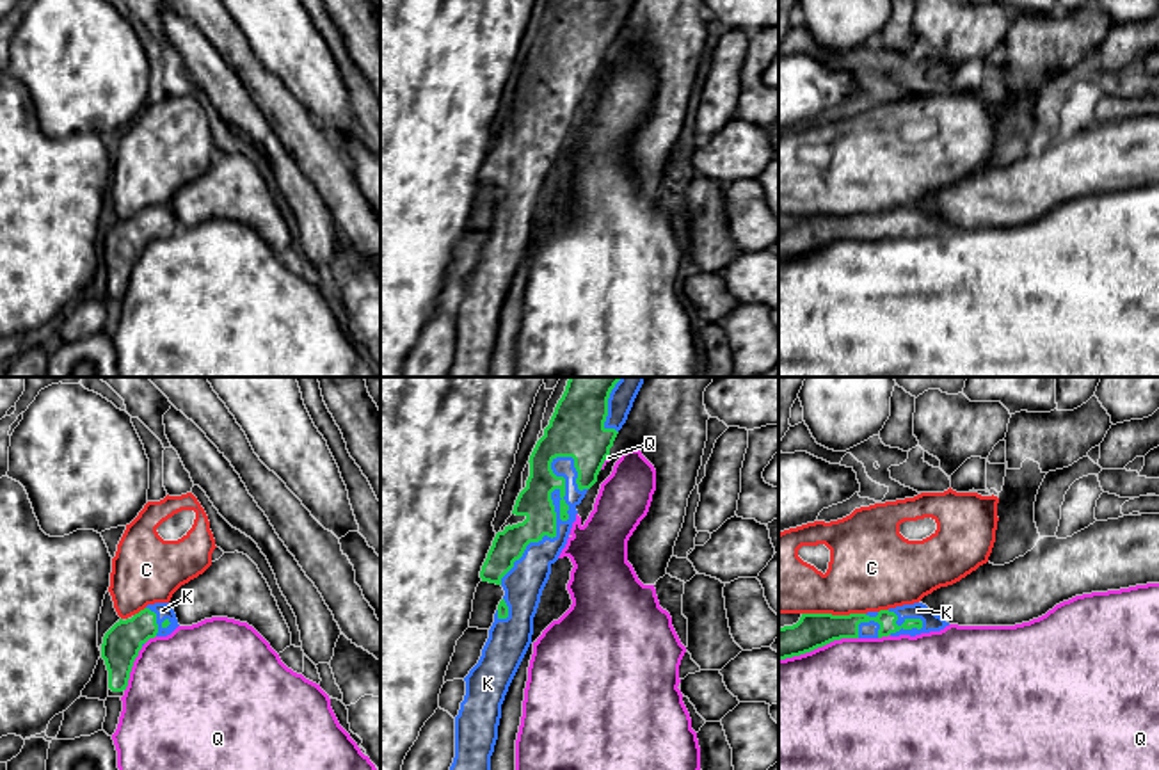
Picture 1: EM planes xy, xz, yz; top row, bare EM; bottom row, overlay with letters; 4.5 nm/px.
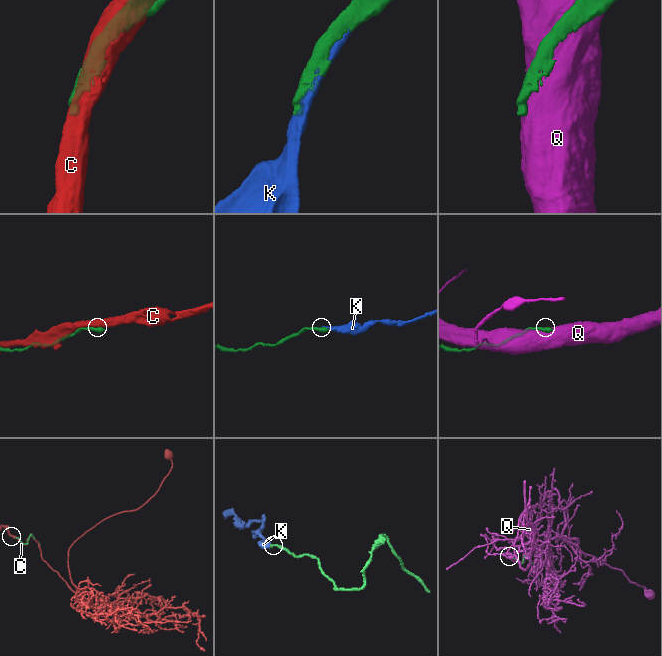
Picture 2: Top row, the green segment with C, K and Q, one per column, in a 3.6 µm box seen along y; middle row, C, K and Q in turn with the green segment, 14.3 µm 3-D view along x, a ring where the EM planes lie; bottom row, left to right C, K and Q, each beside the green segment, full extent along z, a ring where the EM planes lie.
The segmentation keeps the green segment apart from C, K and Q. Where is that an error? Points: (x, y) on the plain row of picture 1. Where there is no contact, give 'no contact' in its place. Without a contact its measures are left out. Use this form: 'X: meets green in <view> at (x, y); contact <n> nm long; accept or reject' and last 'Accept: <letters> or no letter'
C: meets green in yz at (834, 217); contact 280 nm long; reject
K: meets green in xz at (555, 121); contact 650 nm long; accept
Q: meets green in yz at (818, 248); contact 380 nm long; reject
Accept: K

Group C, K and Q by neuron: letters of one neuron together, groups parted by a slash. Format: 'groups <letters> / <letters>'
groups C / K / Q

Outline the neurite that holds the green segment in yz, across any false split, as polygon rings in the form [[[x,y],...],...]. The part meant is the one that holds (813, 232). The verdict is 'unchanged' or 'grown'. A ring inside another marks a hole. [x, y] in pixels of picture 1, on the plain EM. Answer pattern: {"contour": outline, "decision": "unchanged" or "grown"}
{"contour": [[[923,205],[850,217],[802,215],[796,226],[779,229],[779,261],[811,254],[841,240],[915,238],[946,228],[949,224]]], "decision": "grown"}

